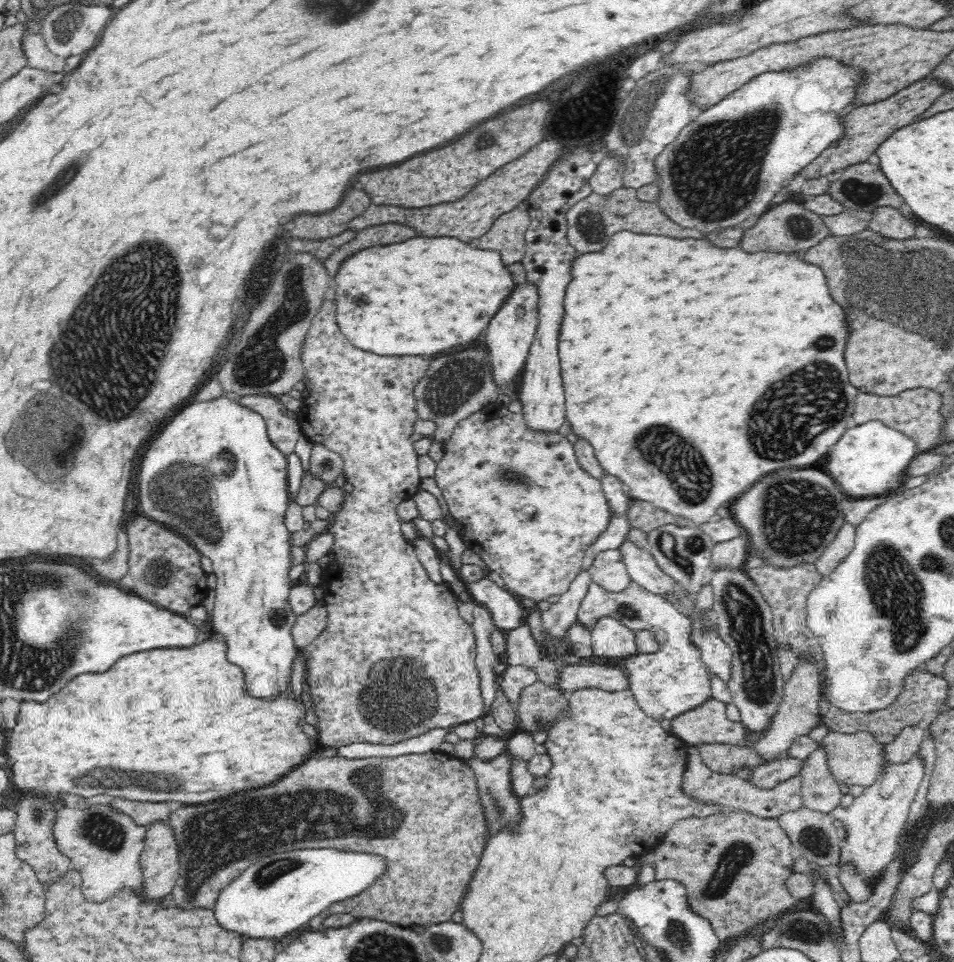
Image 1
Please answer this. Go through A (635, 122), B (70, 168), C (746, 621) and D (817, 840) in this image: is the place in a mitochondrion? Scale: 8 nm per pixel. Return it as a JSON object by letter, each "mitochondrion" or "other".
{"A":"mitochondrion","B":"mitochondrion","C":"mitochondrion","D":"mitochondrion"}

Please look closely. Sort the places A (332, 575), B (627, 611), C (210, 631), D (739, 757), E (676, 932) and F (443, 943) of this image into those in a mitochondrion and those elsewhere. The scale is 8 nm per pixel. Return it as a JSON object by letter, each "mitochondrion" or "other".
{"A":"other","B":"mitochondrion","C":"other","D":"other","E":"mitochondrion","F":"mitochondrion"}

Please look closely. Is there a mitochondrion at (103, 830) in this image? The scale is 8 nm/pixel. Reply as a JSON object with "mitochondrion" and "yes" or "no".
{"mitochondrion":"yes"}

